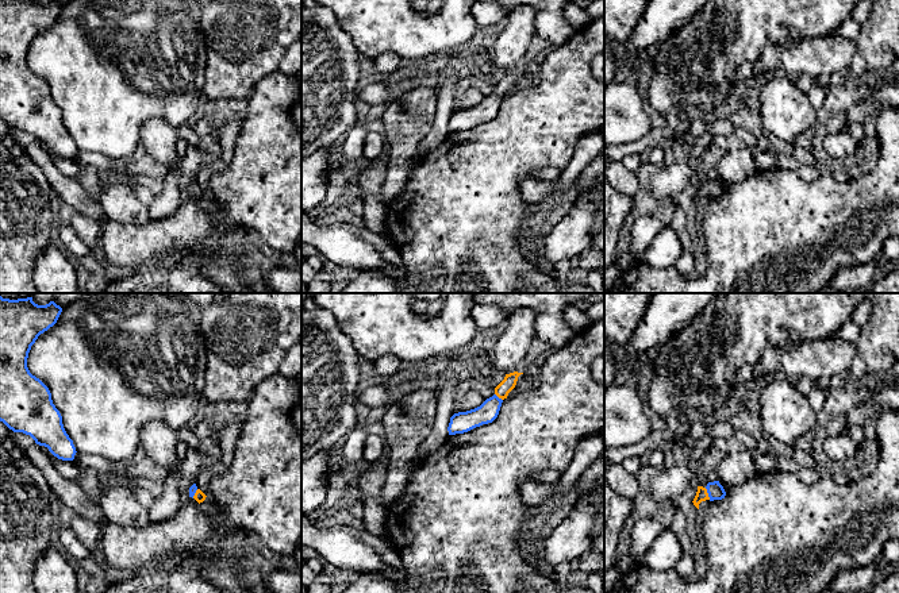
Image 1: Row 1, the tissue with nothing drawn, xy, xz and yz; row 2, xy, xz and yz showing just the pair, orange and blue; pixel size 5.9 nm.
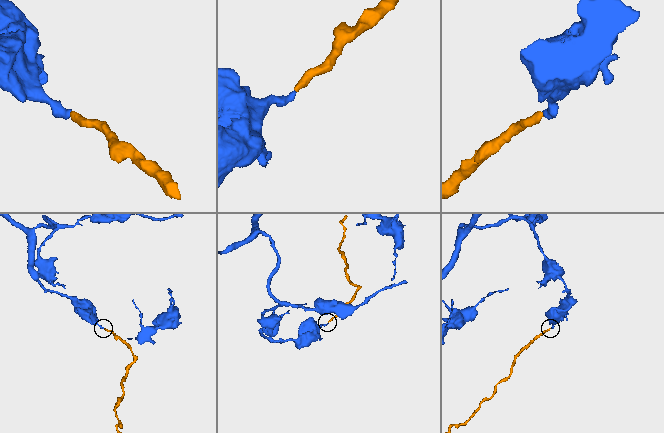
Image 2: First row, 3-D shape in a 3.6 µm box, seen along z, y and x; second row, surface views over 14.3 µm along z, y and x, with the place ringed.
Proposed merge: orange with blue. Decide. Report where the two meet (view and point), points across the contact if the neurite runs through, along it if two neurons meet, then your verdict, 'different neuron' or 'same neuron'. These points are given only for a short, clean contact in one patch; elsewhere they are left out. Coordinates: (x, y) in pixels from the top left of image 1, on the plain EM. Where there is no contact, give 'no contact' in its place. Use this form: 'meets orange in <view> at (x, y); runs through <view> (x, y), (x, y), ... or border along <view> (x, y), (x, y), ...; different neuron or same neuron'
meets orange in yz at (707, 191); runs through yz (702, 192), (707, 191), (715, 188); same neuron

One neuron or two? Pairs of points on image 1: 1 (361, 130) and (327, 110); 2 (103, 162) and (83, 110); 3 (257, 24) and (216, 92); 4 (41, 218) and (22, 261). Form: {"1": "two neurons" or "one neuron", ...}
{"1": "two neurons", "2": "two neurons", "3": "one neuron", "4": "one neuron"}

